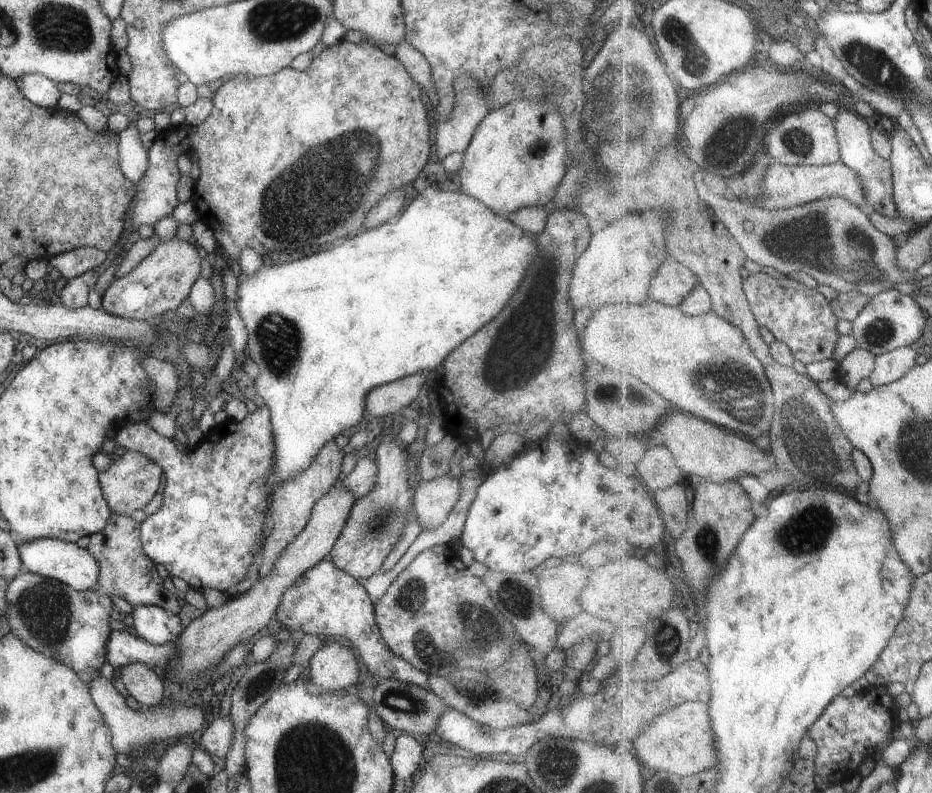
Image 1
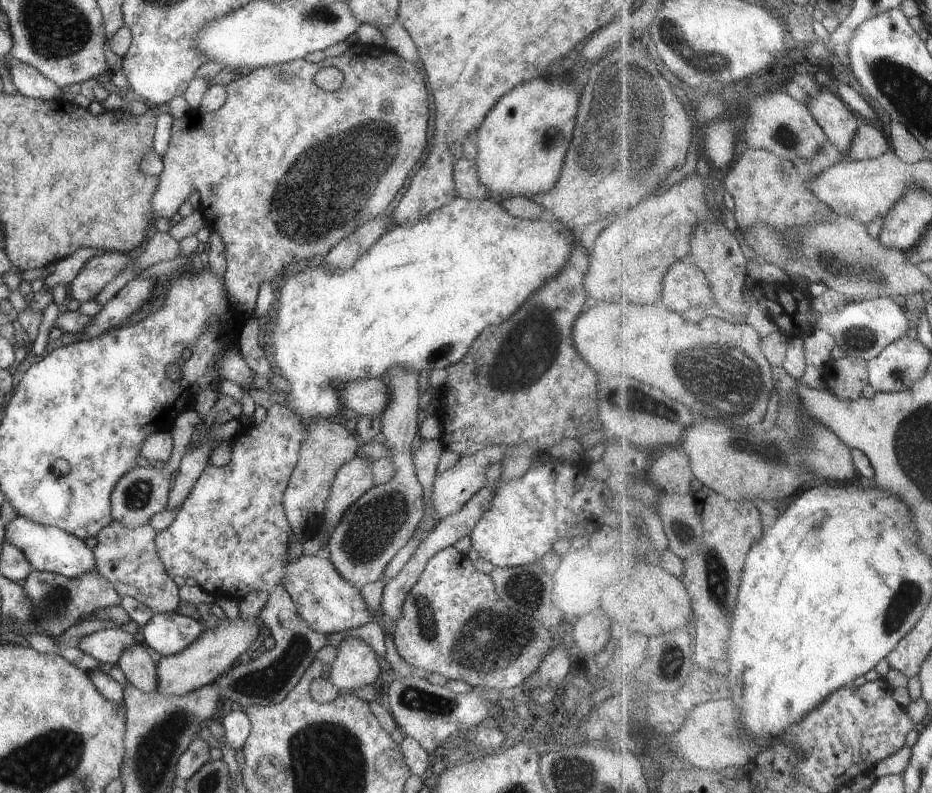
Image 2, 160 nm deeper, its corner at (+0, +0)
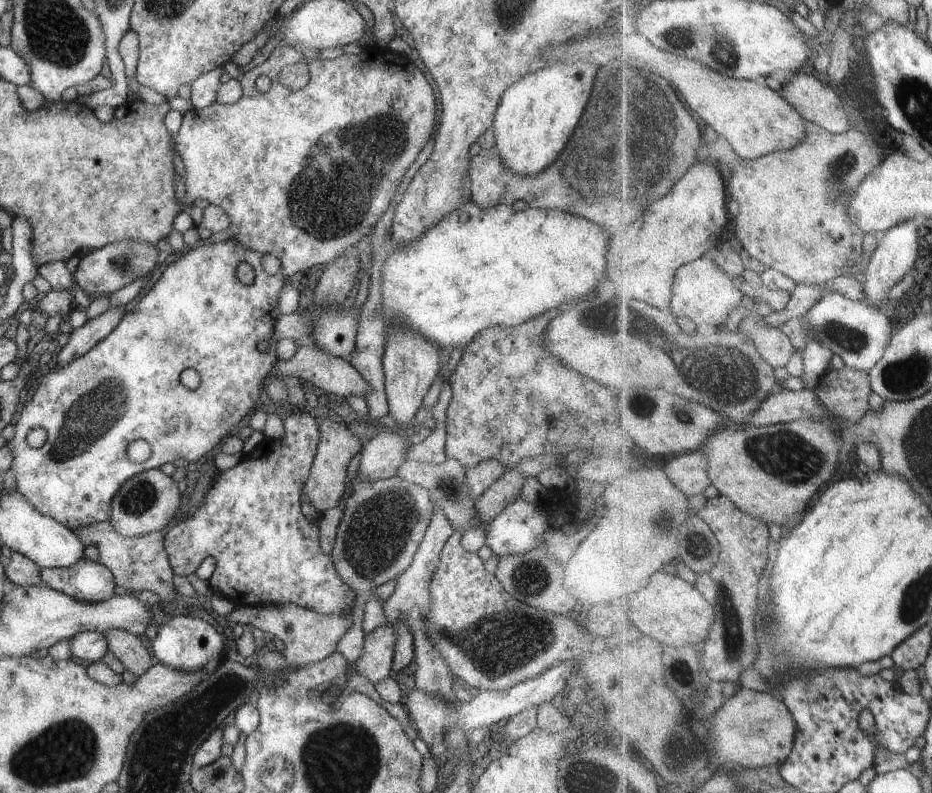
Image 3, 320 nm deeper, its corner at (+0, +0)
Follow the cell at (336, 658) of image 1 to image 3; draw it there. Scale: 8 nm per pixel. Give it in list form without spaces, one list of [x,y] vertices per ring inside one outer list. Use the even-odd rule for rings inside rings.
[[[389,623],[364,634],[361,656],[353,662],[350,672],[364,677],[371,684],[390,677],[393,642],[395,632]]]

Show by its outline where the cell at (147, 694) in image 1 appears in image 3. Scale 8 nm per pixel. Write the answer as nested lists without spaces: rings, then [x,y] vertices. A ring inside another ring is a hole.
[[[117,629],[105,630],[102,634],[105,636],[106,648],[123,665],[123,670],[131,672],[135,678],[145,674],[152,666],[149,652],[136,635]]]

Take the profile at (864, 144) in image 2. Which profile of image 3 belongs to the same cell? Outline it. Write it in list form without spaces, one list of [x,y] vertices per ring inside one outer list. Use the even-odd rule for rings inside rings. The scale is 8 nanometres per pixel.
[[[807,121],[807,138],[794,150],[778,151],[756,160],[741,160],[732,172],[727,192],[740,207],[736,235],[745,254],[791,278],[798,286],[821,288],[841,277],[845,268],[855,266],[863,252],[865,232],[849,216],[849,198],[863,180],[882,164],[883,158],[869,146],[869,138],[857,130],[831,134]]]

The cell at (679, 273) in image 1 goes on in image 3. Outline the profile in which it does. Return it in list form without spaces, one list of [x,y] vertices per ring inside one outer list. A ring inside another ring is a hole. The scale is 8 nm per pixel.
[[[713,255],[681,266],[681,274],[677,274],[673,296],[677,296],[677,298],[673,298],[673,312],[679,318],[681,316],[691,318],[695,326],[701,324],[710,326],[718,323],[726,325],[731,310],[744,301],[744,296],[737,288],[735,280],[713,260]]]

